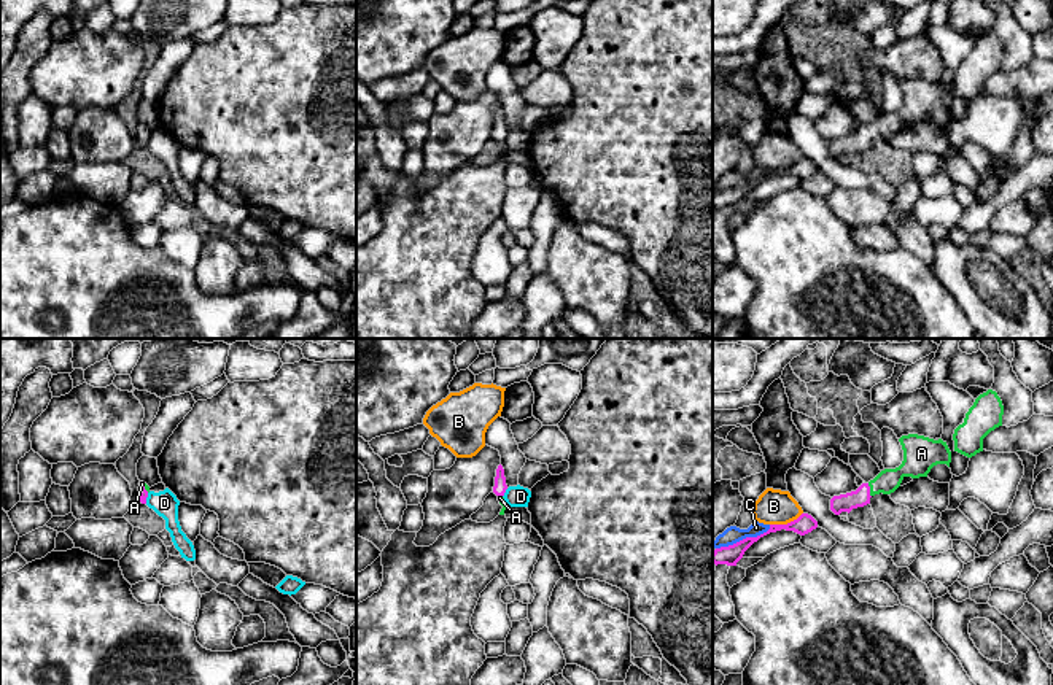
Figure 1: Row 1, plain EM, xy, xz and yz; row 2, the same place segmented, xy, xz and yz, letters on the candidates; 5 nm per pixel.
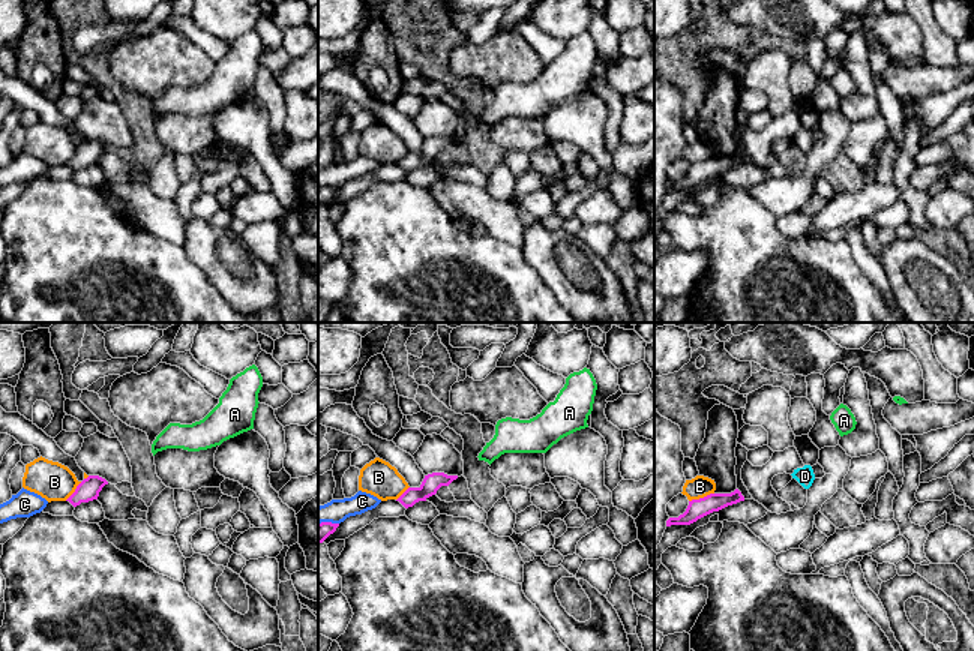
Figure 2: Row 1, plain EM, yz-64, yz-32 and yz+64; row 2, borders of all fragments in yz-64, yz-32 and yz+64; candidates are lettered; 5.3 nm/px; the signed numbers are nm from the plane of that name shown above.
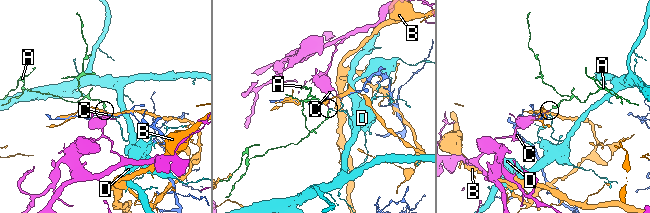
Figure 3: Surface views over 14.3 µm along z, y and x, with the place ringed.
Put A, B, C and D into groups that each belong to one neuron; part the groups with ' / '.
A / B / C / D

